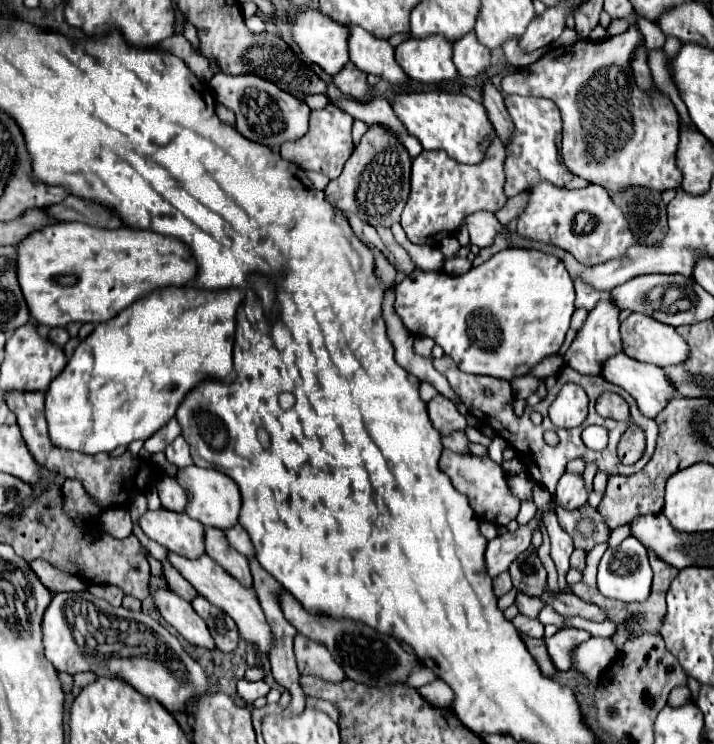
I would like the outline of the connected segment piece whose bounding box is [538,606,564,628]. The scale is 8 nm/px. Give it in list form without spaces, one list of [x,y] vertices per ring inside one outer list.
[[[544,606],[544,608],[540,610],[538,620],[540,620],[542,624],[556,624],[558,628],[562,628],[562,626],[564,626],[564,624],[562,624],[562,616],[560,616],[560,614],[556,614],[550,606]]]

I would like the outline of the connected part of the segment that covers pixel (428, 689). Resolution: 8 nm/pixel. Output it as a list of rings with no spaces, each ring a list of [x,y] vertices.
[[[436,680],[432,682],[432,686],[424,686],[418,690],[424,698],[428,698],[428,702],[432,702],[432,706],[450,706],[452,700],[454,700],[454,692],[452,688],[442,682],[442,680]]]

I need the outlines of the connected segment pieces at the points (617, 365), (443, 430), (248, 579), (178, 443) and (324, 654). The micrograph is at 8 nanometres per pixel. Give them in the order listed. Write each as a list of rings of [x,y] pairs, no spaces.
[[[618,352],[614,356],[610,356],[608,360],[604,360],[604,366],[600,368],[600,376],[620,388],[624,388],[636,402],[638,402],[638,408],[642,410],[644,416],[648,418],[654,418],[670,398],[674,398],[674,386],[672,382],[668,382],[668,378],[664,376],[662,368],[654,366],[654,364],[646,364],[646,362],[638,362],[630,356],[626,356],[624,352]]]
[[[442,394],[434,396],[428,402],[428,416],[434,424],[434,428],[444,436],[450,434],[452,430],[464,430],[466,428],[466,418],[460,416],[460,412],[456,410],[456,406],[444,398]]]
[[[206,528],[204,532],[204,544],[206,544],[206,554],[218,562],[226,572],[230,572],[234,578],[238,578],[244,586],[252,584],[252,574],[246,556],[242,556],[238,550],[234,550],[224,536],[222,530],[218,528]]]
[[[178,436],[172,444],[168,444],[168,448],[164,450],[168,462],[172,462],[174,466],[178,468],[186,468],[192,464],[192,458],[190,458],[190,450],[188,450],[188,444],[182,436]]]
[[[296,634],[294,652],[296,652],[298,670],[302,674],[314,674],[328,682],[344,680],[344,670],[336,664],[332,654],[324,650],[324,644],[314,642],[302,634]]]

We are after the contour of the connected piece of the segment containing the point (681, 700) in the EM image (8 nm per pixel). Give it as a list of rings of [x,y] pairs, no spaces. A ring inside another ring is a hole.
[[[678,686],[670,692],[670,698],[668,698],[668,704],[670,706],[680,706],[680,704],[686,704],[690,700],[690,690],[688,686]]]

